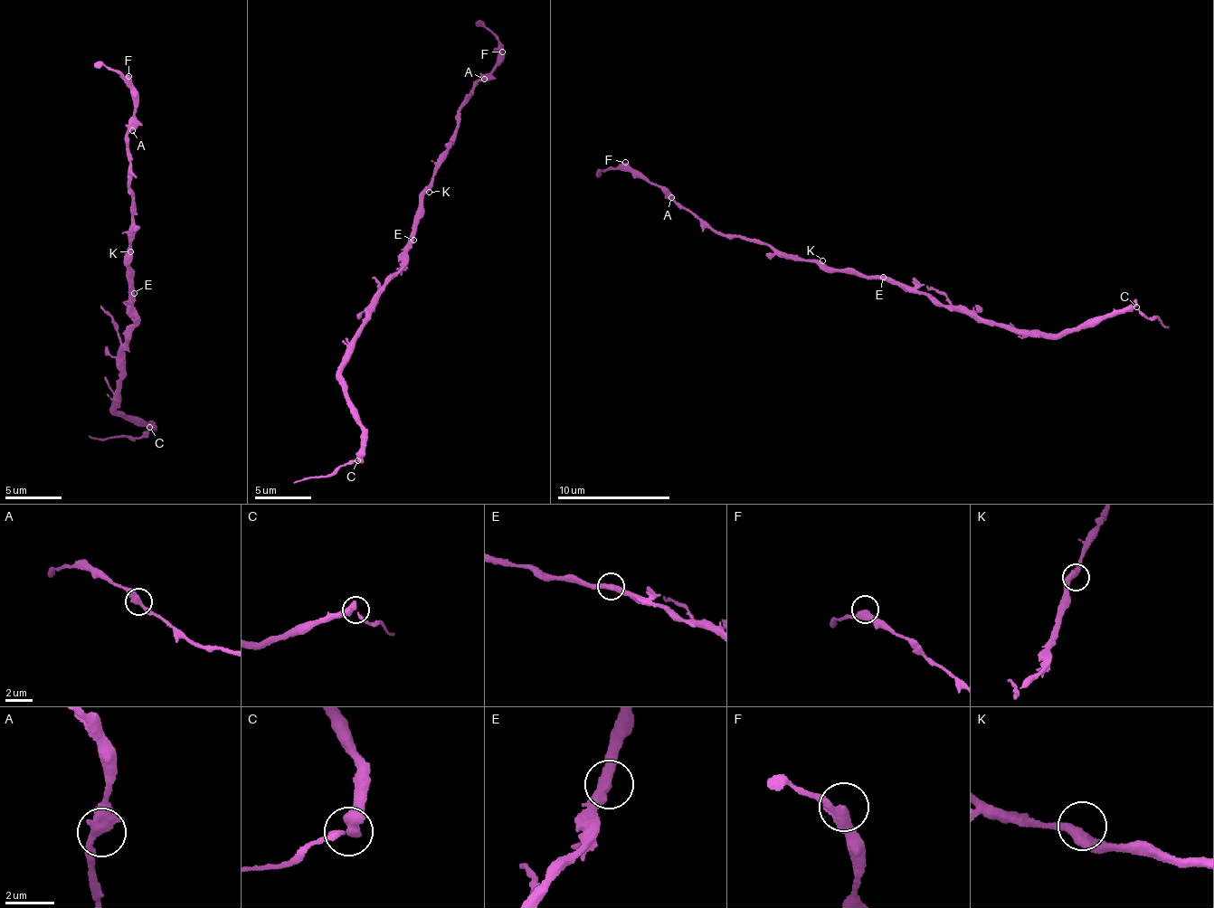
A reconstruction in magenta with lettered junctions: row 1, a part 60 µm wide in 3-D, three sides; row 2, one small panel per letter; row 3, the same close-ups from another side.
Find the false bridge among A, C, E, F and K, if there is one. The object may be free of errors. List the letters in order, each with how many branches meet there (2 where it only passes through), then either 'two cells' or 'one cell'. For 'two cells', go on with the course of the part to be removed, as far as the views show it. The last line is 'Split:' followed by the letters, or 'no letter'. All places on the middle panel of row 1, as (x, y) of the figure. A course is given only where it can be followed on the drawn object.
A: 2 branches meet; one cell
C: 2 branches meet; two cells; foreign part runs (357, 460), (339, 465), (324, 477), (293, 482)
E: 2 branches meet; one cell
F: 2 branches meet; one cell
K: 2 branches meet; one cell
Split: C

